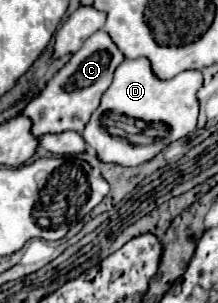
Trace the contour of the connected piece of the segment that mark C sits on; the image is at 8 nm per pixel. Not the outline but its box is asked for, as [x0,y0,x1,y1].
[24,31,124,137]

